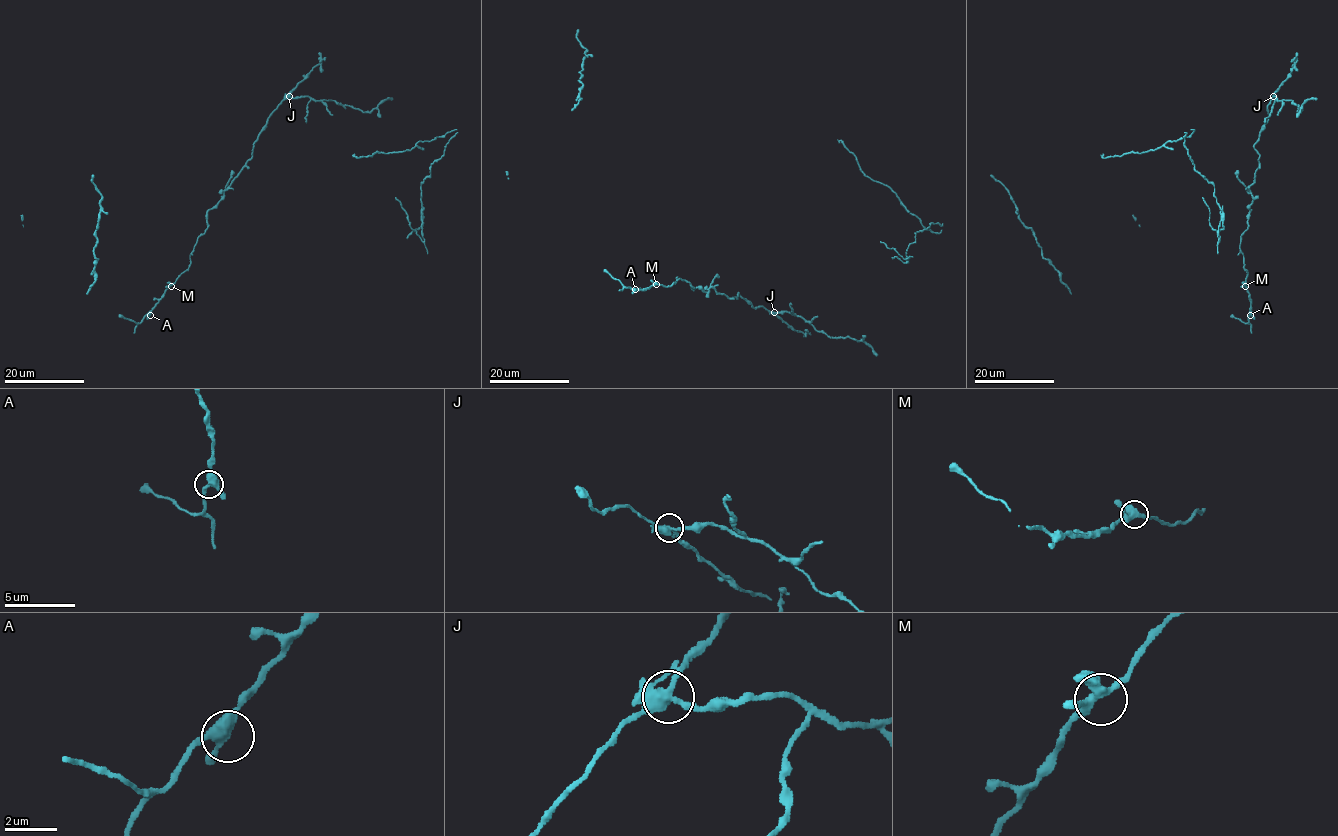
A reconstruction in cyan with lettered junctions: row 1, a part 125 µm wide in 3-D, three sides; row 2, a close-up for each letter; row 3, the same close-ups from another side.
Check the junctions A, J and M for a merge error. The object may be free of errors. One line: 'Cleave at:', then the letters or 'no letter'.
Cleave at: J

